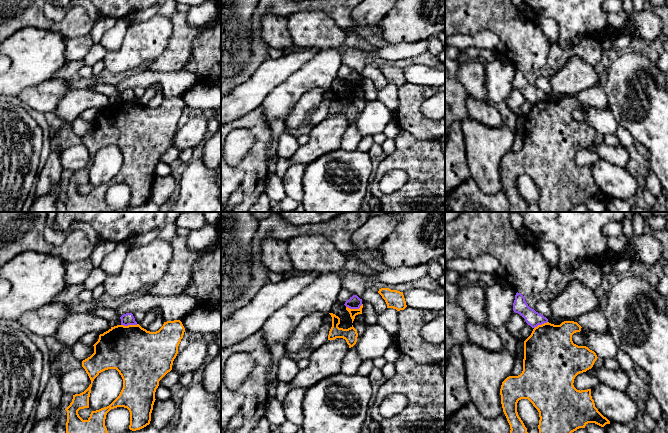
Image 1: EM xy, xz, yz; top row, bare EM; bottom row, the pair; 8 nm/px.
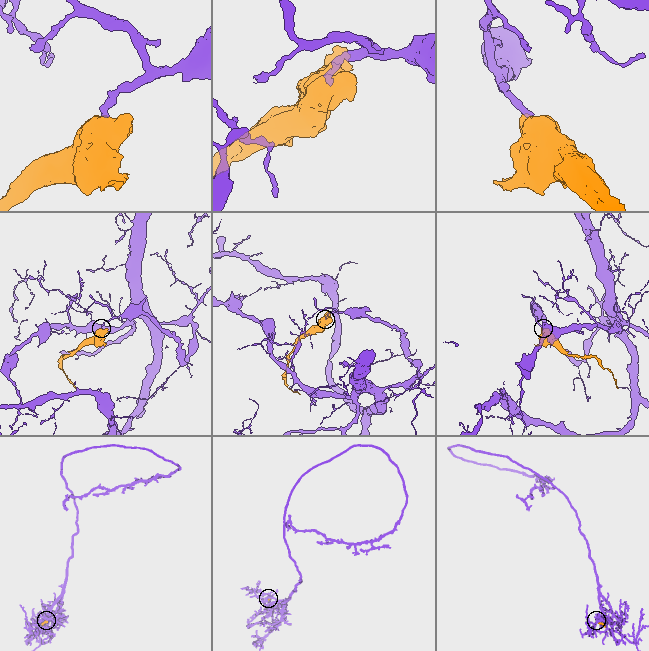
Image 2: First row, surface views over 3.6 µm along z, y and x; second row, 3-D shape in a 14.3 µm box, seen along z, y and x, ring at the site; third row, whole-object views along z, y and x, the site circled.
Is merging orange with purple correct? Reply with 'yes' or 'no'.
no

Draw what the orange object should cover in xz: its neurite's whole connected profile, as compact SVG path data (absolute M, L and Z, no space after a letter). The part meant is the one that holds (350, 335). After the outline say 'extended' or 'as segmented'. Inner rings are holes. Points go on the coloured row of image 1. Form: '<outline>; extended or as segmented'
M329 313L332 317L332 327L329 331L328 340L343 338L346 340L349 348L353 347L357 342L358 333L353 325L348 329L339 328L340 318L333 313Z; as segmented

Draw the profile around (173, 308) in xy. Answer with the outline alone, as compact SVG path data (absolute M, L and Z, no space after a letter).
M185 294L178 296L144 295L124 302L115 307L119 317L126 313L142 311L146 313L153 308L160 308L165 322L181 320L198 305L198 300Z

